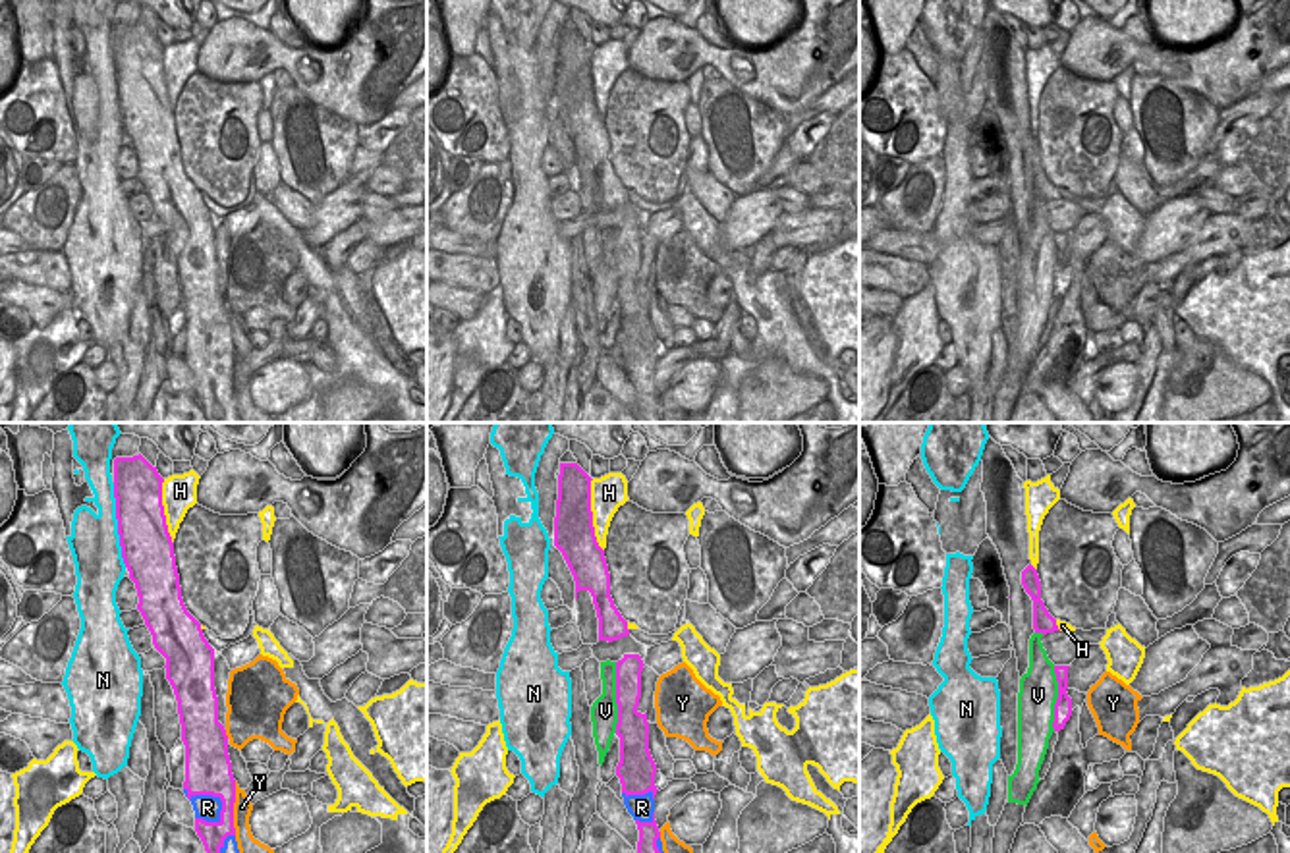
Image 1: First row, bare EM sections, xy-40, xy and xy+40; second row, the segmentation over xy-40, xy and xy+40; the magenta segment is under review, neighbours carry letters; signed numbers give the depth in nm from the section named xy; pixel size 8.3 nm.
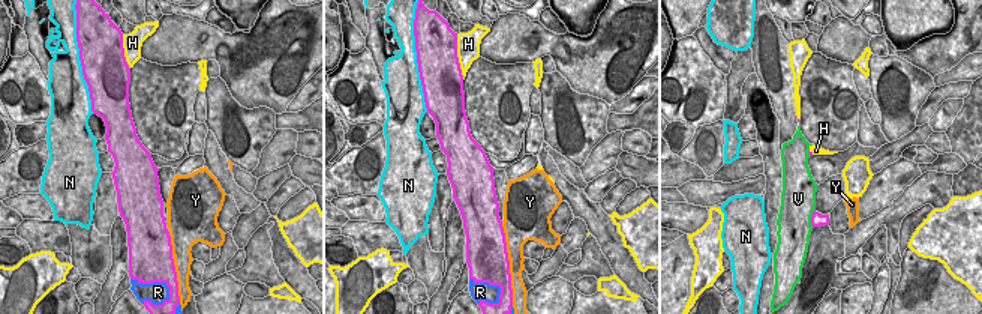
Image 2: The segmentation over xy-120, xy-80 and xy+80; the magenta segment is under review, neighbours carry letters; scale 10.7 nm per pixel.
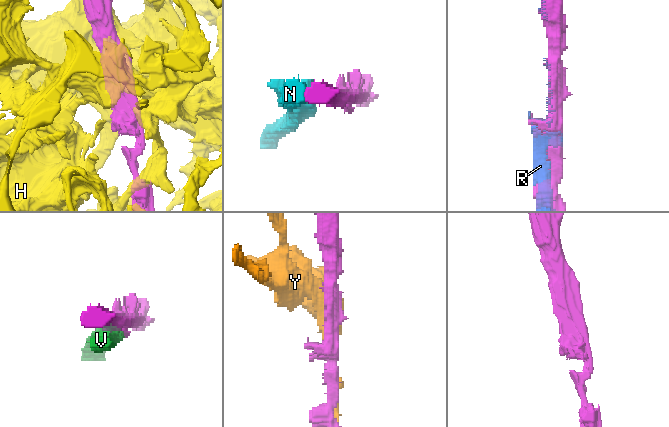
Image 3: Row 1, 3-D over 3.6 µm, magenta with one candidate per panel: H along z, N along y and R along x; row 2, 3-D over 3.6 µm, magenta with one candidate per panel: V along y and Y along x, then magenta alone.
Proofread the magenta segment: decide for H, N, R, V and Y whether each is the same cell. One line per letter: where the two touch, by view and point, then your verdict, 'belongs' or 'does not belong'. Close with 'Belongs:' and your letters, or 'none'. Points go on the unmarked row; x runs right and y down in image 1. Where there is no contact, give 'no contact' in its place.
H: xy (591, 83) | does not belong
N: xy-40 (118, 93) | does not belong
R: xy-40 (211, 361) | does not belong
V: xy (616, 265) | does not belong
Y: xy-40 (232, 377) | does not belong
Belongs: none

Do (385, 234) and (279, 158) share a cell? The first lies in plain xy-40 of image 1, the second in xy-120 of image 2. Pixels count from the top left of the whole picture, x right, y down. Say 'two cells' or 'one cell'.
two cells

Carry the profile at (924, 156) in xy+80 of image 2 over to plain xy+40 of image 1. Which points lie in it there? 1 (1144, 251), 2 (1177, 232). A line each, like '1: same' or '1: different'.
1: different
2: different

